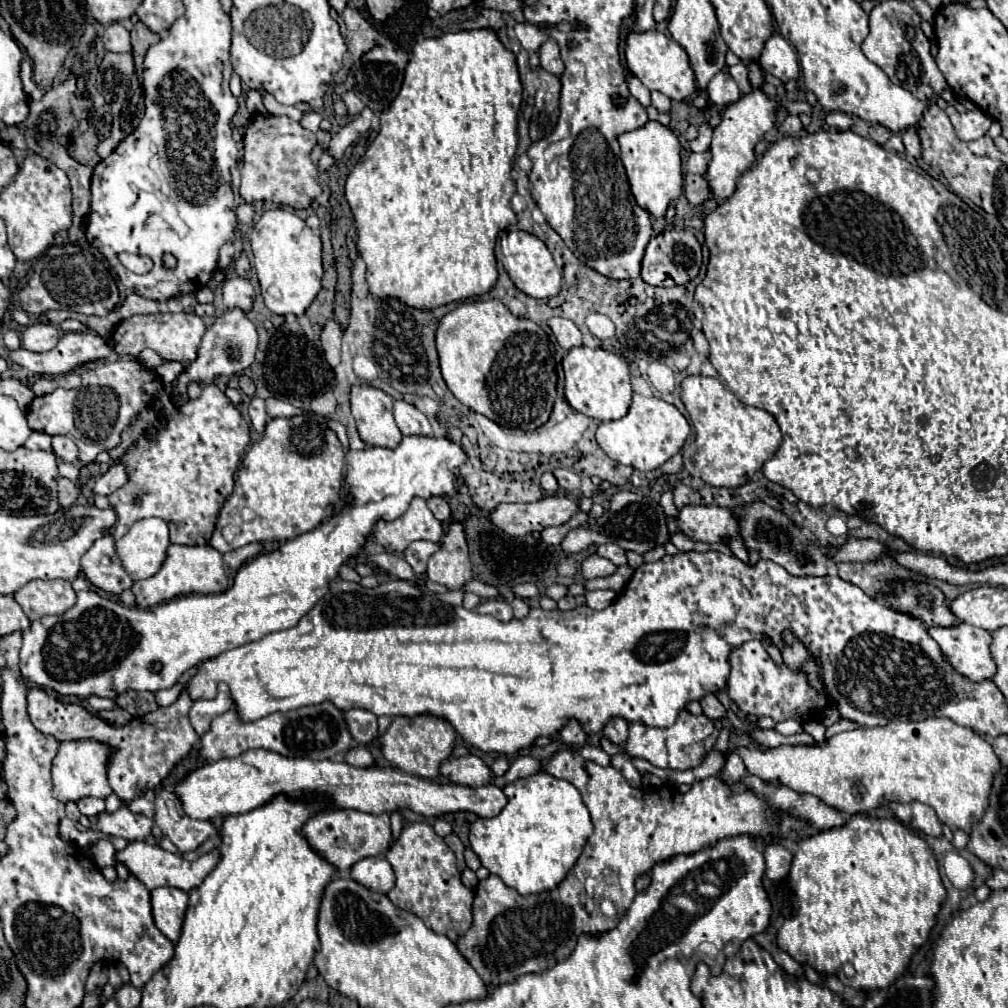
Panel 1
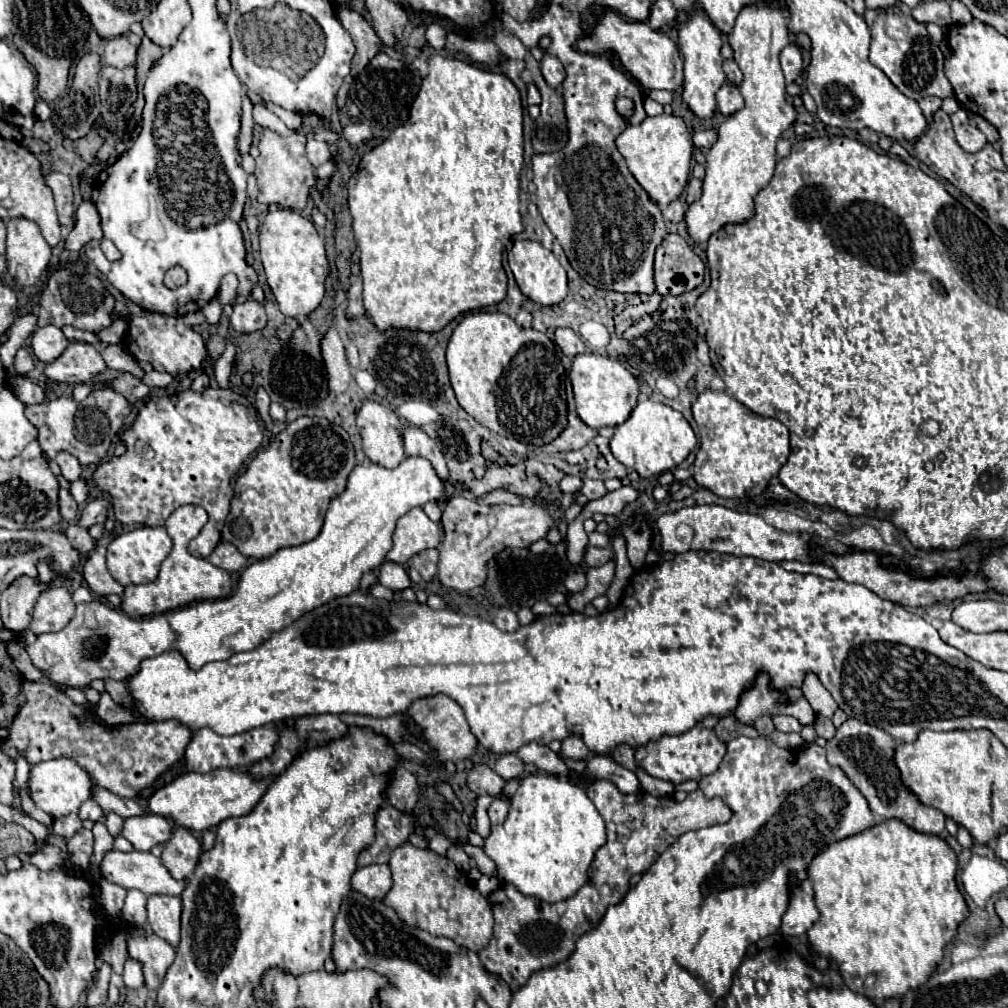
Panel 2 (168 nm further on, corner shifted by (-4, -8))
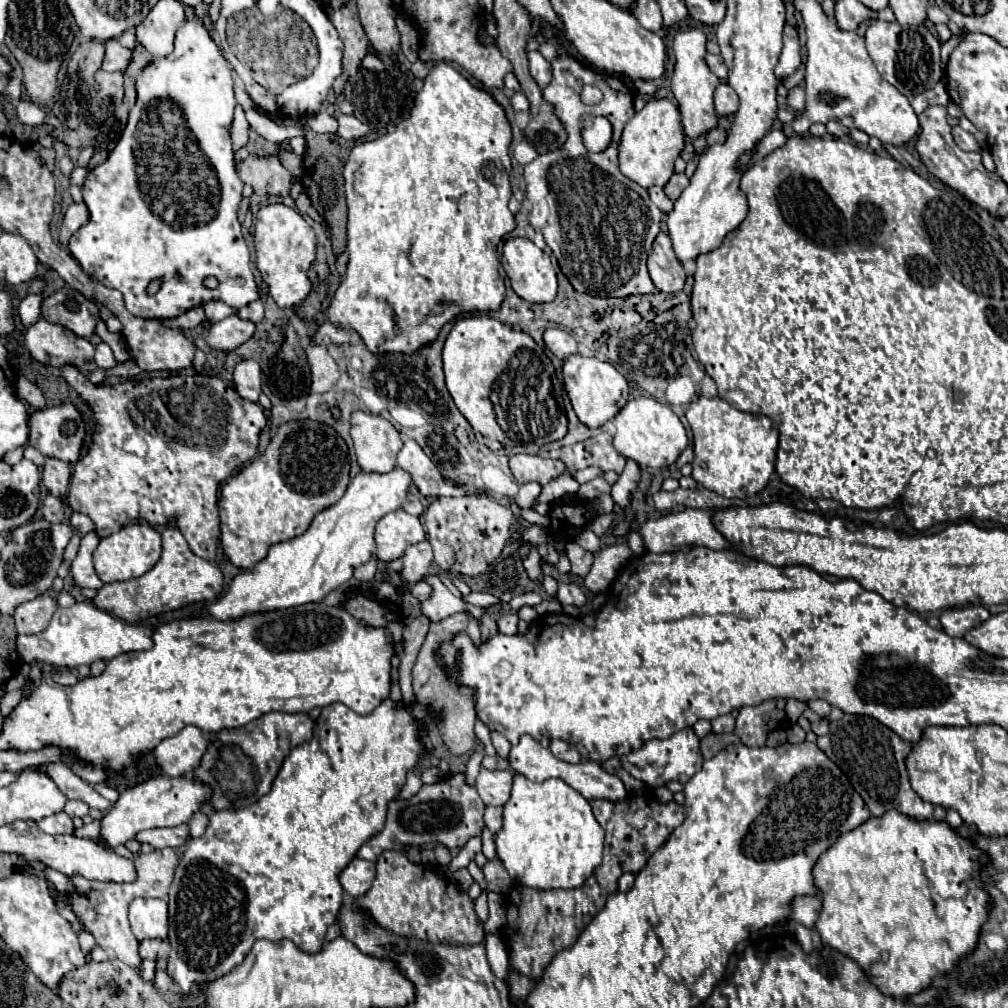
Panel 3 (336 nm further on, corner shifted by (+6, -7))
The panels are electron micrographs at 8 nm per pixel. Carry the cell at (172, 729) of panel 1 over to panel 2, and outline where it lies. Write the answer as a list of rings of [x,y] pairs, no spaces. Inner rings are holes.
[[[26,681],[24,693],[26,705],[16,715],[10,727],[10,737],[2,743],[4,753],[12,759],[22,753],[32,765],[58,757],[72,757],[100,787],[116,793],[118,797],[136,799],[142,789],[148,789],[158,779],[160,773],[182,759],[182,751],[186,751],[190,735],[194,735],[190,727],[176,719],[110,727],[100,723],[82,705],[76,705],[52,683]]]

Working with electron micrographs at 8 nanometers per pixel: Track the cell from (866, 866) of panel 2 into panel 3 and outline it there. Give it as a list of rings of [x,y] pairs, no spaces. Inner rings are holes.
[[[890,810],[888,814],[876,818],[872,816],[870,820],[866,820],[864,824],[860,824],[858,828],[842,834],[816,862],[814,866],[814,880],[816,880],[816,886],[820,890],[820,896],[822,896],[822,912],[818,916],[818,922],[816,922],[816,930],[820,932],[822,936],[822,942],[832,946],[834,950],[850,956],[852,960],[856,960],[860,964],[860,968],[864,972],[870,974],[872,982],[880,988],[888,988],[890,992],[884,992],[886,996],[892,996],[892,998],[906,998],[906,996],[912,996],[912,994],[918,994],[922,992],[924,988],[928,988],[932,984],[932,980],[936,976],[942,976],[944,972],[952,970],[958,960],[962,960],[966,954],[974,952],[976,944],[978,944],[978,936],[980,936],[980,928],[982,924],[988,920],[988,912],[992,910],[992,904],[990,904],[990,894],[984,890],[984,884],[980,882],[980,870],[984,866],[990,864],[990,856],[976,848],[972,840],[968,838],[962,838],[954,828],[948,826],[948,822],[944,820],[914,820],[914,818],[908,818],[904,814],[900,814],[898,810]]]

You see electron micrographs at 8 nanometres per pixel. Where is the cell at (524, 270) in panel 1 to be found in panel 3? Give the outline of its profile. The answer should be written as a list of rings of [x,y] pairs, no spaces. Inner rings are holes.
[[[510,238],[504,244],[502,252],[502,266],[510,278],[510,284],[514,292],[524,298],[526,302],[552,302],[556,298],[556,270],[550,262],[550,256],[544,254],[538,246],[534,246],[532,240],[528,238]]]

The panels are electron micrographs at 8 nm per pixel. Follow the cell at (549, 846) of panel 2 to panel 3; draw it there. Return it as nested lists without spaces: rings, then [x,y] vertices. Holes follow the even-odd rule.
[[[516,774],[510,800],[504,806],[504,828],[496,834],[498,858],[506,866],[510,878],[518,884],[552,890],[552,888],[578,888],[586,878],[594,874],[594,870],[602,864],[602,846],[604,846],[604,830],[596,822],[590,802],[570,788],[560,778],[548,778],[544,782],[530,782],[528,778]]]

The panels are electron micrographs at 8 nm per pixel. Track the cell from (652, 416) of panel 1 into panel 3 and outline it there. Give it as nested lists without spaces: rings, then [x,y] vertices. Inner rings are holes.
[[[640,396],[630,400],[616,416],[614,416],[614,446],[624,458],[636,460],[640,466],[648,468],[666,468],[672,466],[678,456],[684,452],[688,446],[688,436],[686,428],[680,422],[680,418],[672,412],[672,408],[656,398]]]

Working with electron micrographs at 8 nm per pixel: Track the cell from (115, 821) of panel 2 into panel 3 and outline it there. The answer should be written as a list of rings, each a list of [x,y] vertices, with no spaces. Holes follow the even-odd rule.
[[[94,820],[92,824],[84,824],[84,826],[76,828],[74,834],[76,834],[78,838],[90,838],[90,840],[96,840],[98,834],[100,834],[100,820]]]

